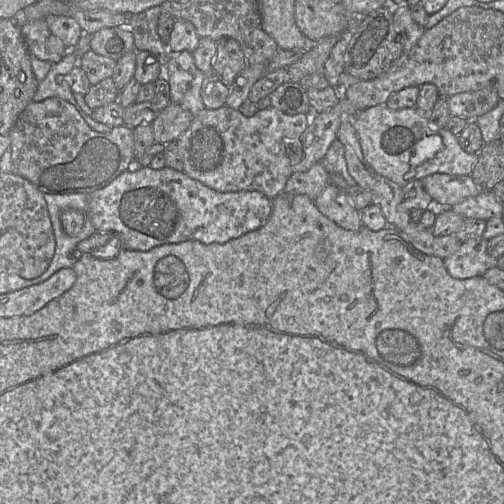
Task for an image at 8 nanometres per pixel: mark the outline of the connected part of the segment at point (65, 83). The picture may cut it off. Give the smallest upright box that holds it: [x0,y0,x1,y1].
[33,50,87,115]

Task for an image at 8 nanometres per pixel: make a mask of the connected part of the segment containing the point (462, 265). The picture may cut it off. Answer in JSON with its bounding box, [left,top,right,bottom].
[443,238,497,279]

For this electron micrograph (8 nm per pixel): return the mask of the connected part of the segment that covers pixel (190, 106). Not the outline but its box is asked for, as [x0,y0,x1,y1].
[163,52,206,116]

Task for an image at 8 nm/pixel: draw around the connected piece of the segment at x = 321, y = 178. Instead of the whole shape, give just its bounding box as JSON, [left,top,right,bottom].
[283,162,330,200]

